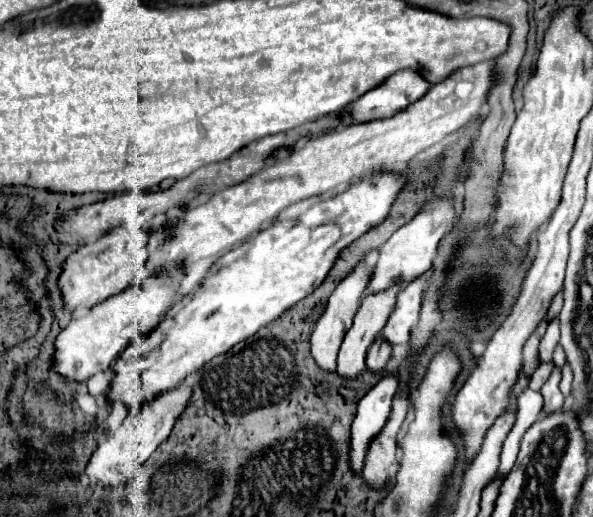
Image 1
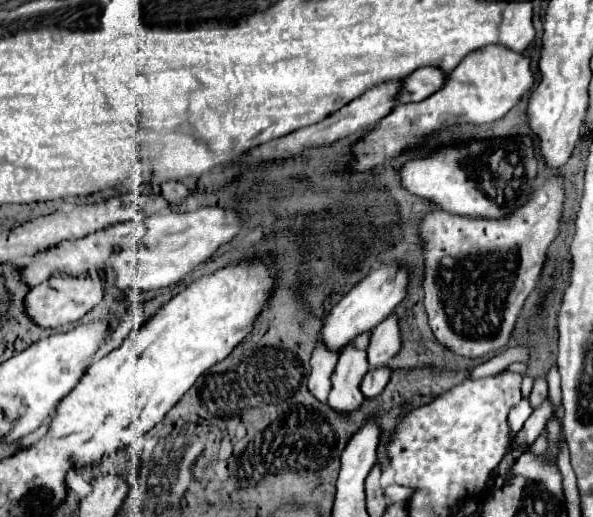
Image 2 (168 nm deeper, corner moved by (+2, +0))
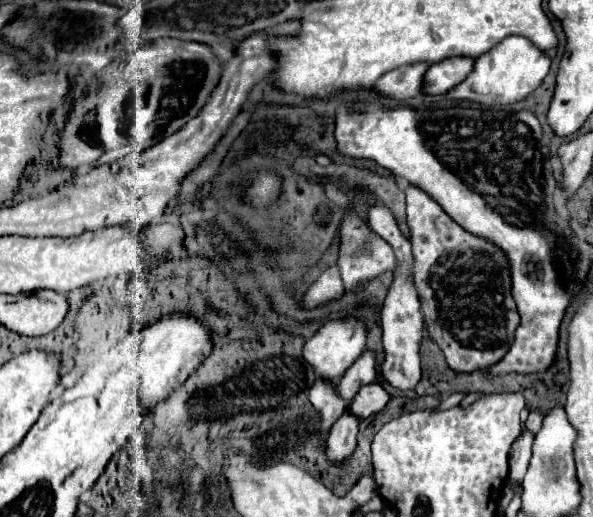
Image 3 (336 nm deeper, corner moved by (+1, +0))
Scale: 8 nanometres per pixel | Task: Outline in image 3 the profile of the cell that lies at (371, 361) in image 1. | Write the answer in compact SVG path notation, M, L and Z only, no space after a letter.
M375 382L375 384L367 384L367 388L361 388L351 400L349 408L363 420L379 412L387 402L389 402L389 394L379 382Z

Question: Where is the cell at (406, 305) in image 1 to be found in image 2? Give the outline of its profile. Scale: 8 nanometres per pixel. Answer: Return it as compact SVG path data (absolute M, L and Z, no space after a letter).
M390 316L382 324L378 324L378 328L374 328L374 332L370 336L370 344L366 348L370 370L386 366L388 360L398 352L398 348L400 348L398 318Z

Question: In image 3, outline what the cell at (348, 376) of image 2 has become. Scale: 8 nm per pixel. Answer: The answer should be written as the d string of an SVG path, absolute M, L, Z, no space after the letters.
M349 410L343 412L343 416L331 426L329 438L327 438L327 456L333 462L345 460L353 448L355 448L355 438L357 438L357 426L359 418L351 414Z

